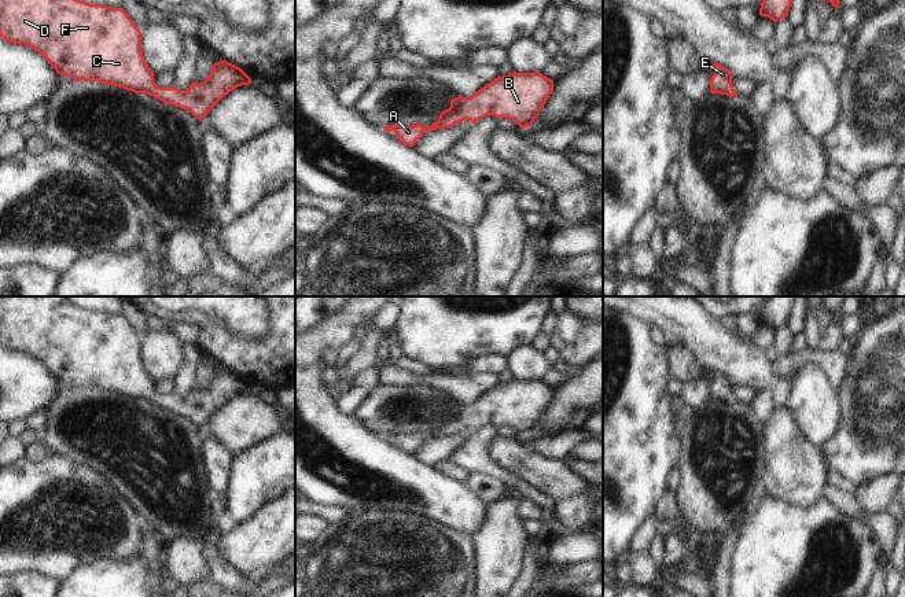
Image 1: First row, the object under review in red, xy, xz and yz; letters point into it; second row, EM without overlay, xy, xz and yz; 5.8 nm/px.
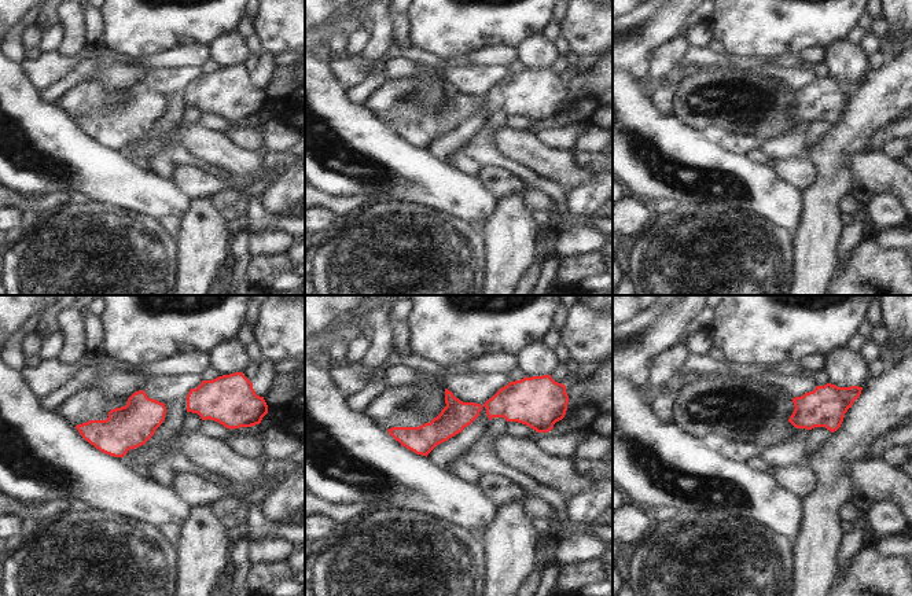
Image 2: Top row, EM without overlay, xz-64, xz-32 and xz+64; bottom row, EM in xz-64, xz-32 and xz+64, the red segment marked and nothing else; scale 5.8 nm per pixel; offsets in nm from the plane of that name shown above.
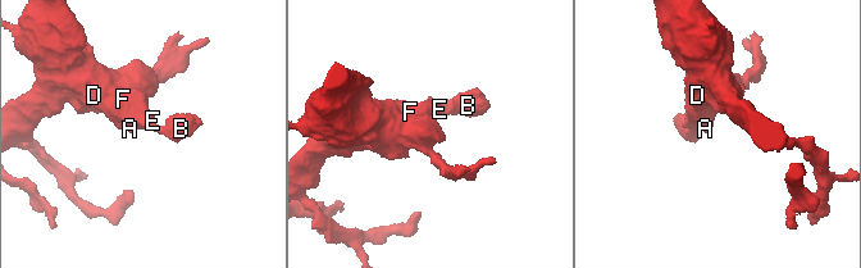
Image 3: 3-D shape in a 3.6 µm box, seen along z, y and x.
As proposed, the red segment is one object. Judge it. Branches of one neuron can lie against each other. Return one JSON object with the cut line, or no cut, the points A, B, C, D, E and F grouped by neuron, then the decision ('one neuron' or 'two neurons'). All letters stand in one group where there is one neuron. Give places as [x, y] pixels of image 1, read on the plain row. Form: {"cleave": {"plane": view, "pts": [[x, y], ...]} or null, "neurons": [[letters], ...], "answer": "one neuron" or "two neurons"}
{"cleave": null, "neurons": [["A", "B", "C", "D", "E", "F"]], "answer": "one neuron"}

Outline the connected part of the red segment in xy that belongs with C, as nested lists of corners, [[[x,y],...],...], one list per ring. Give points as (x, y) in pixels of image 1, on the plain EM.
[[[0,296],[0,343],[44,362],[58,382],[146,401],[187,417],[199,428],[235,395],[251,391],[251,386],[240,375],[221,368],[213,372],[203,390],[192,388],[187,398],[157,394],[155,382],[143,364],[141,339],[128,321],[122,316],[70,305],[67,296]]]

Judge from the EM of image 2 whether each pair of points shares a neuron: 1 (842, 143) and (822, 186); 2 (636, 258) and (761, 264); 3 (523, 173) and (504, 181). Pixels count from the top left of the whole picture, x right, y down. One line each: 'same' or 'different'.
1: same
2: same
3: different

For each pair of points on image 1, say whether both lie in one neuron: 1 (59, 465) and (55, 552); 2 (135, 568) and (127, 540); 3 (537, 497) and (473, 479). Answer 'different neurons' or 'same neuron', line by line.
1: same neuron
2: different neurons
3: different neurons

